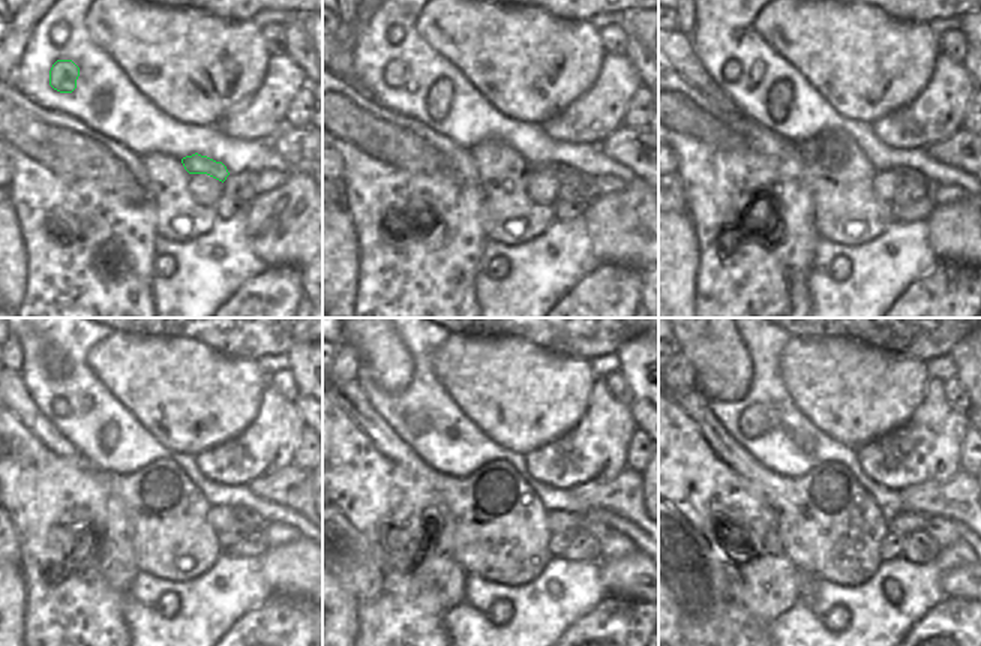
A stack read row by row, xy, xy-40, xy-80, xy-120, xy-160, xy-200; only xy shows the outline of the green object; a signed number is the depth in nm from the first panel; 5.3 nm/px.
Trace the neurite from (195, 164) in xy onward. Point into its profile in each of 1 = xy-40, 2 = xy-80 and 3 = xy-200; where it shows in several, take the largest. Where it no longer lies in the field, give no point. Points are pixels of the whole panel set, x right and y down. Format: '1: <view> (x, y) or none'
1: xy-40 (558, 171)
2: xy-80 (903, 173)
3: xy-200 (941, 529)

